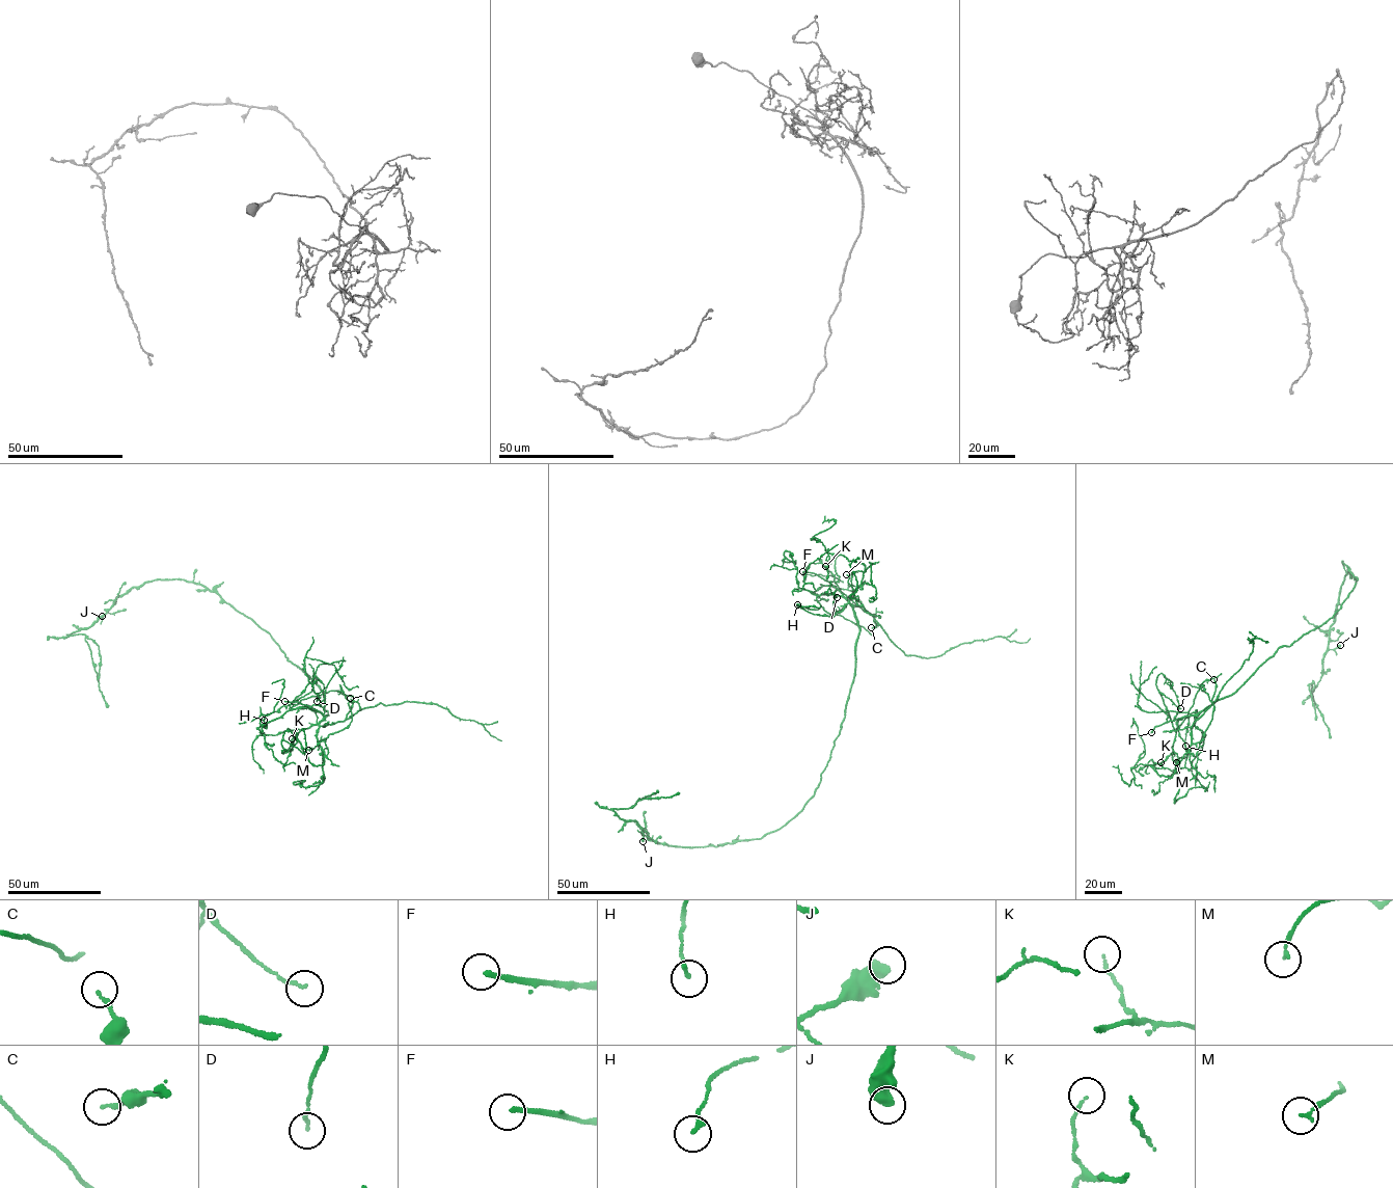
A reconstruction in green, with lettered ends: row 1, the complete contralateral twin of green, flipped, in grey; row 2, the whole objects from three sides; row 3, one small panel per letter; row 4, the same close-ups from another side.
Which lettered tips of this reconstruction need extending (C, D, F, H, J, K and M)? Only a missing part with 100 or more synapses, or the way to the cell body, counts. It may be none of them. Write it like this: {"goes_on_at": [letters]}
{"goes_on_at": ["F"]}

